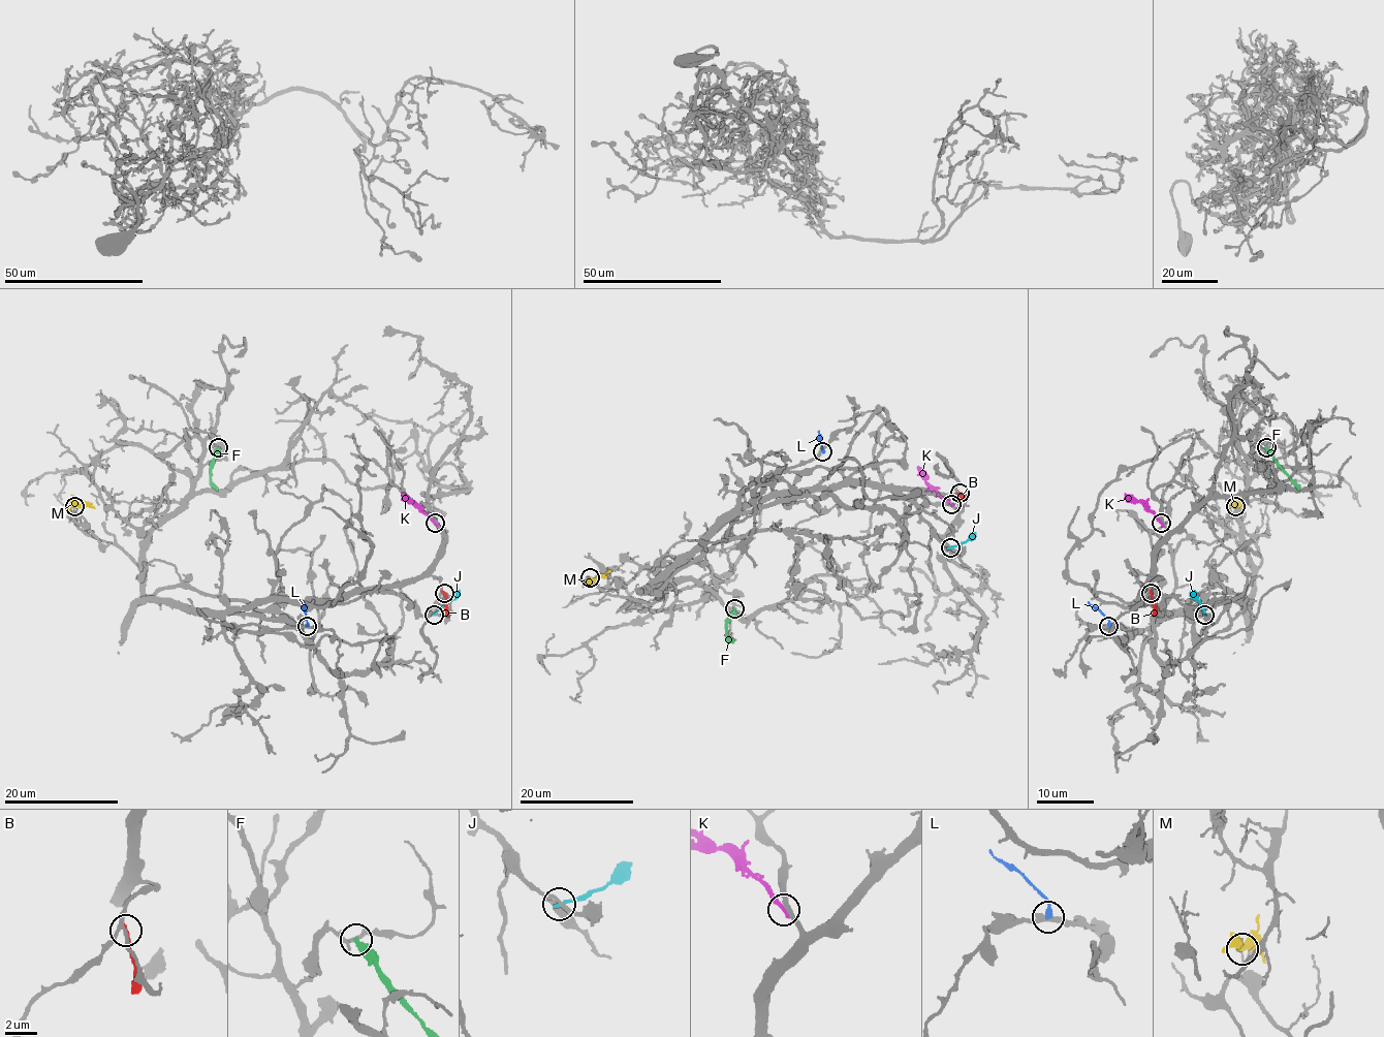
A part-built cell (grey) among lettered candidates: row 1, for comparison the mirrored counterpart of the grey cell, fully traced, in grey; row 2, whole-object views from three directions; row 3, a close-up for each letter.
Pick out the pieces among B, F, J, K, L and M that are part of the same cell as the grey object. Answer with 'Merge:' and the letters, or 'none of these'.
Merge: M

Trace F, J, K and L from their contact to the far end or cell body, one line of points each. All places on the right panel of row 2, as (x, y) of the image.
F: (1266, 447), (1299, 492)
J: (1205, 614), (1192, 590)
K: (1161, 523), (1138, 500), (1125, 493)
L: (1108, 625), (1108, 620), (1089, 601)

